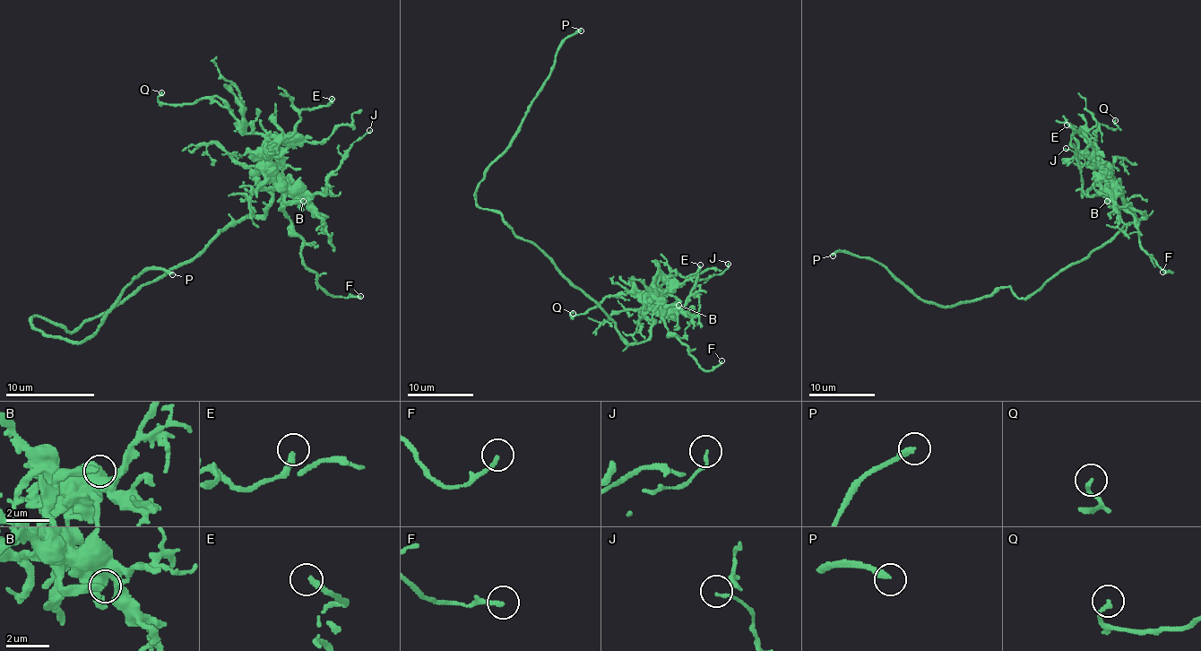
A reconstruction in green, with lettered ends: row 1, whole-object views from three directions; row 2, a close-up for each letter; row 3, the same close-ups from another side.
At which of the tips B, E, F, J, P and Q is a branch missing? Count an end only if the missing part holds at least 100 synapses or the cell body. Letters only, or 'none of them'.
P

